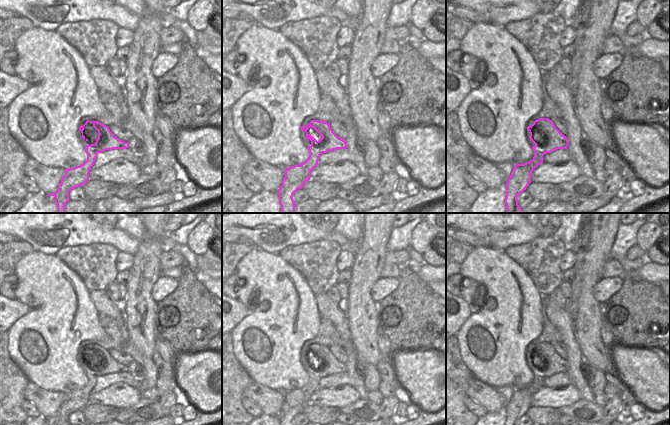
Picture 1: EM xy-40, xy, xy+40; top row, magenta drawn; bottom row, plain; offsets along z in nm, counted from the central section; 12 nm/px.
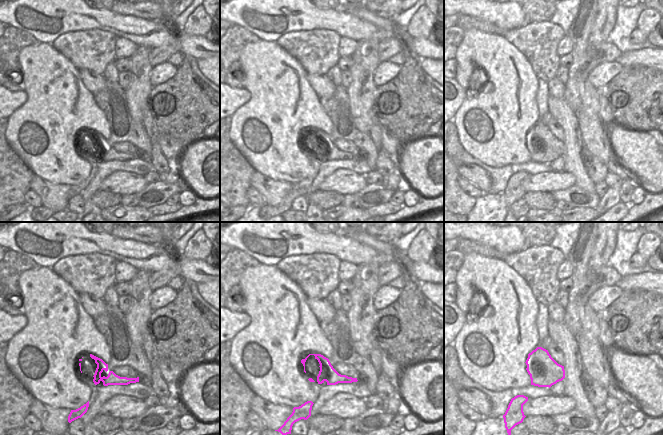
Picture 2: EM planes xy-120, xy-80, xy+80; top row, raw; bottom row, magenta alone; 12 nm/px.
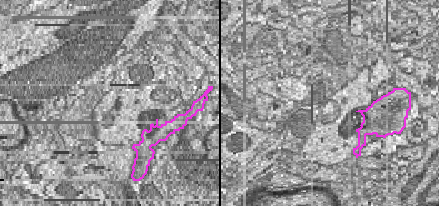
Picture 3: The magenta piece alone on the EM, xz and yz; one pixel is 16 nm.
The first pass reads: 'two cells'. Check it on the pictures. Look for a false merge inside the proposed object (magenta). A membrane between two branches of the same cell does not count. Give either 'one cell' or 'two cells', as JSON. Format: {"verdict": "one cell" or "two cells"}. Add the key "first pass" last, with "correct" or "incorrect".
{"verdict": "two cells", "first pass": "correct"}

